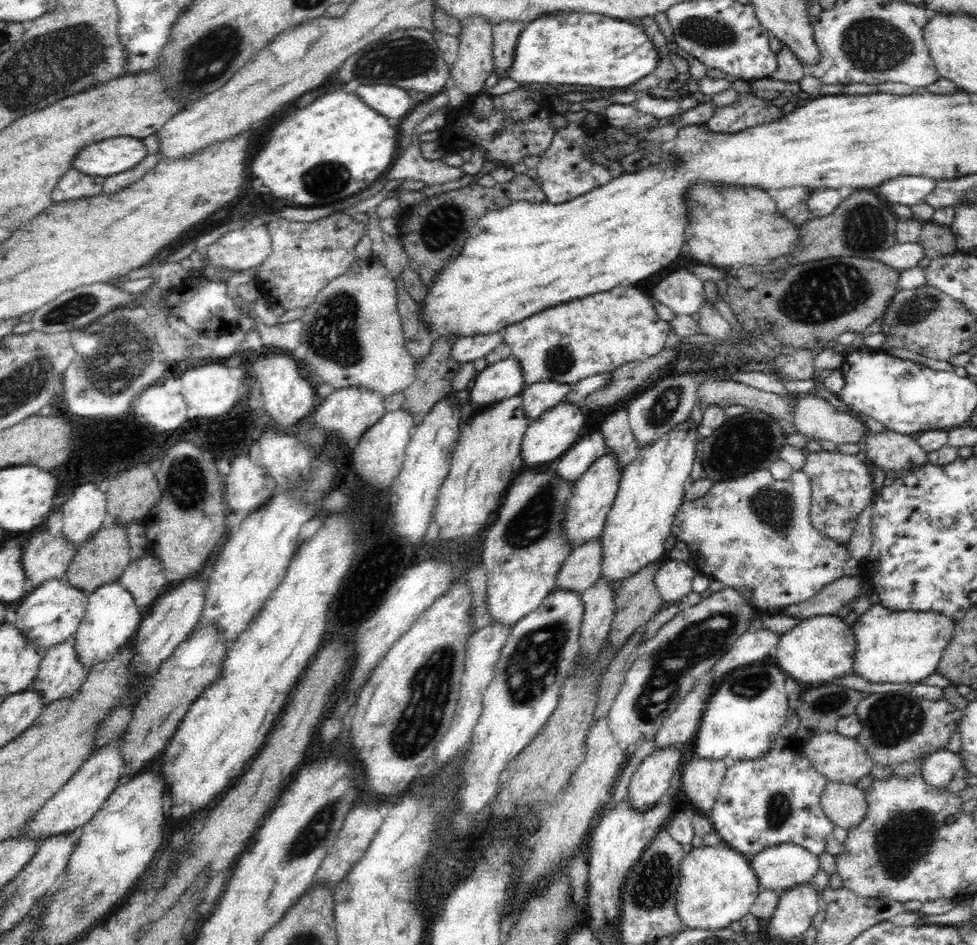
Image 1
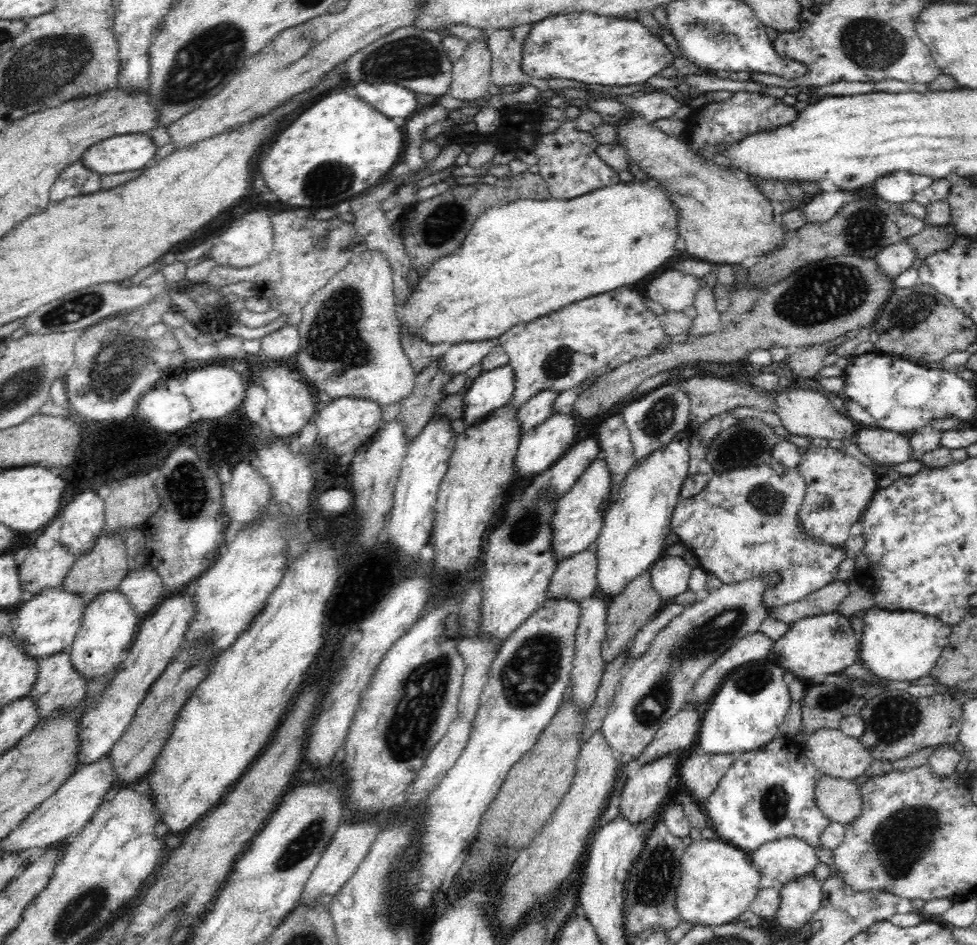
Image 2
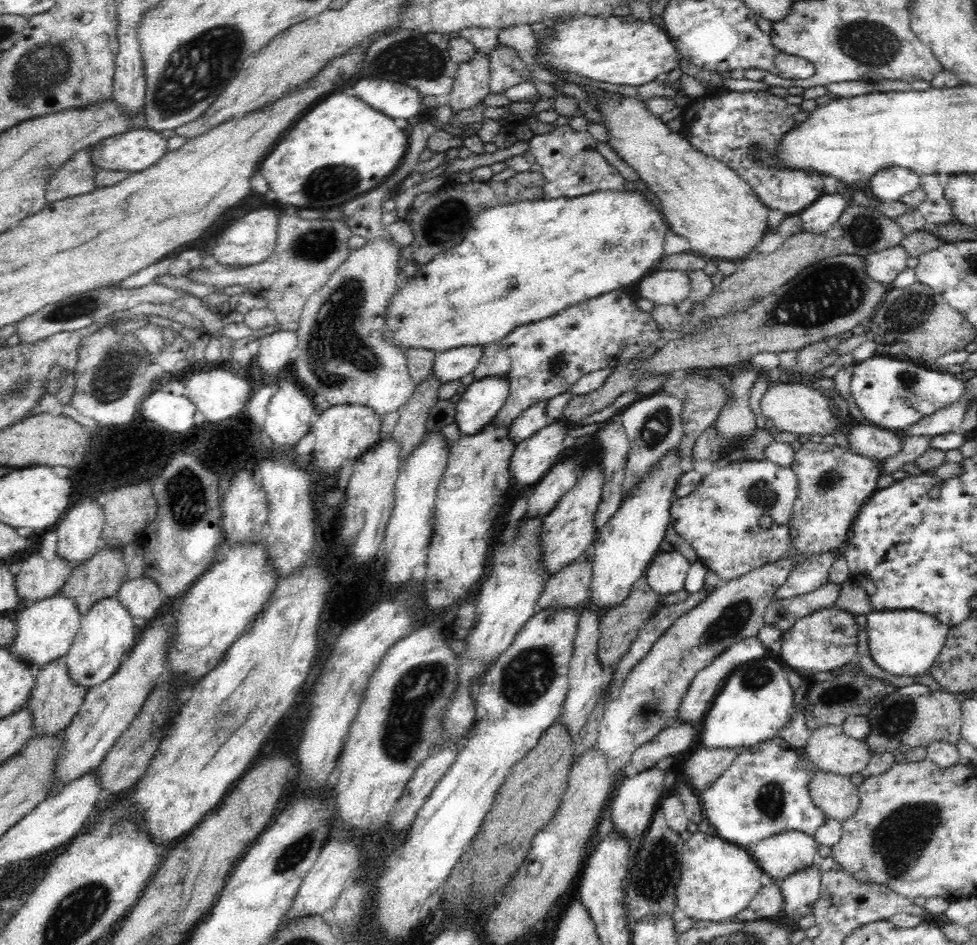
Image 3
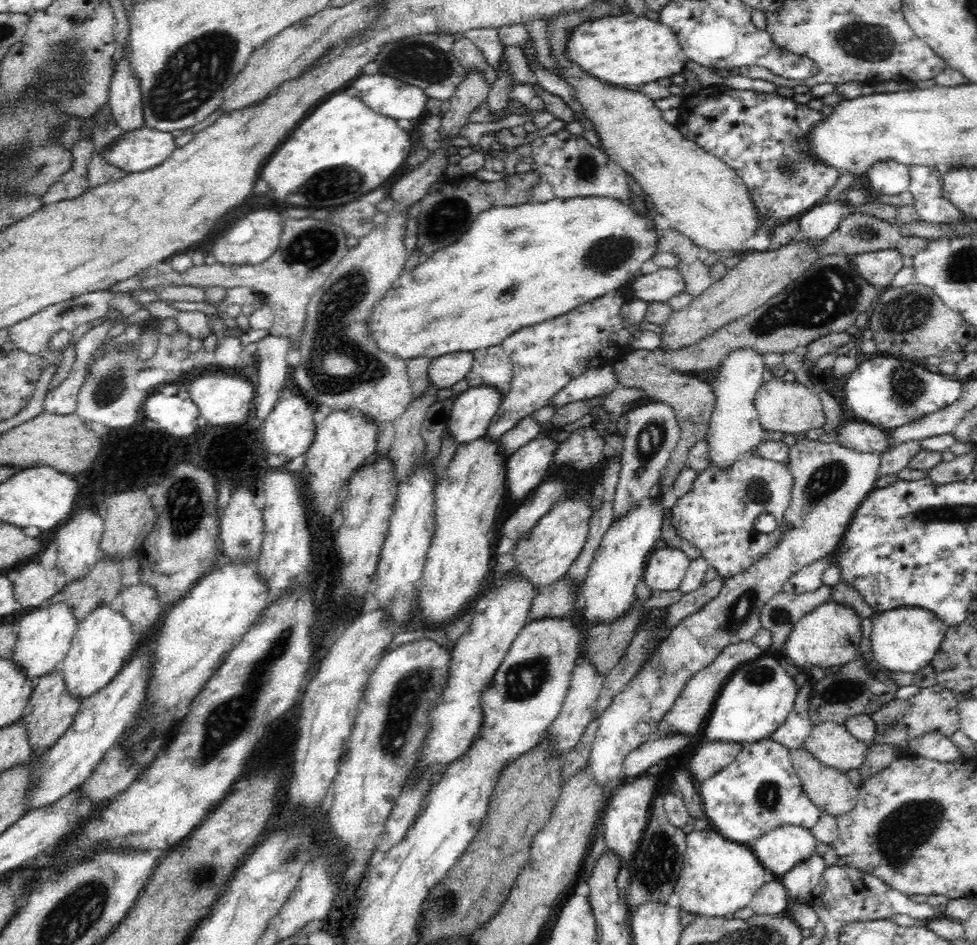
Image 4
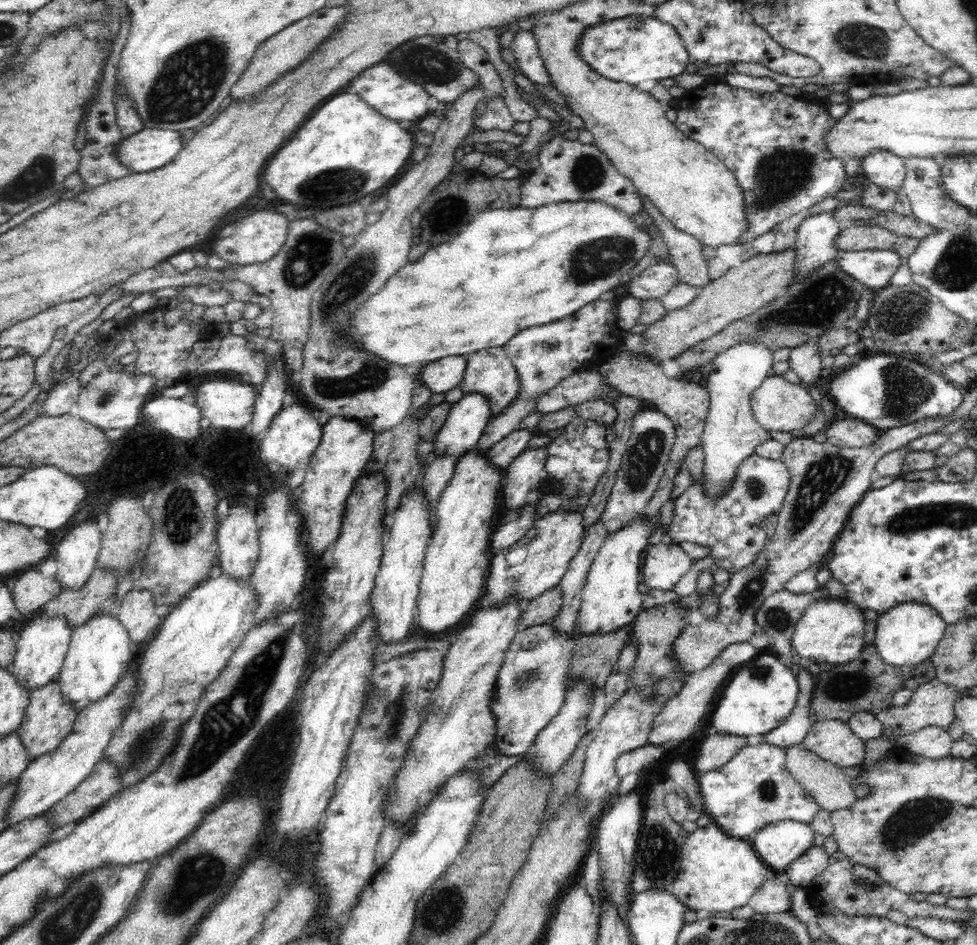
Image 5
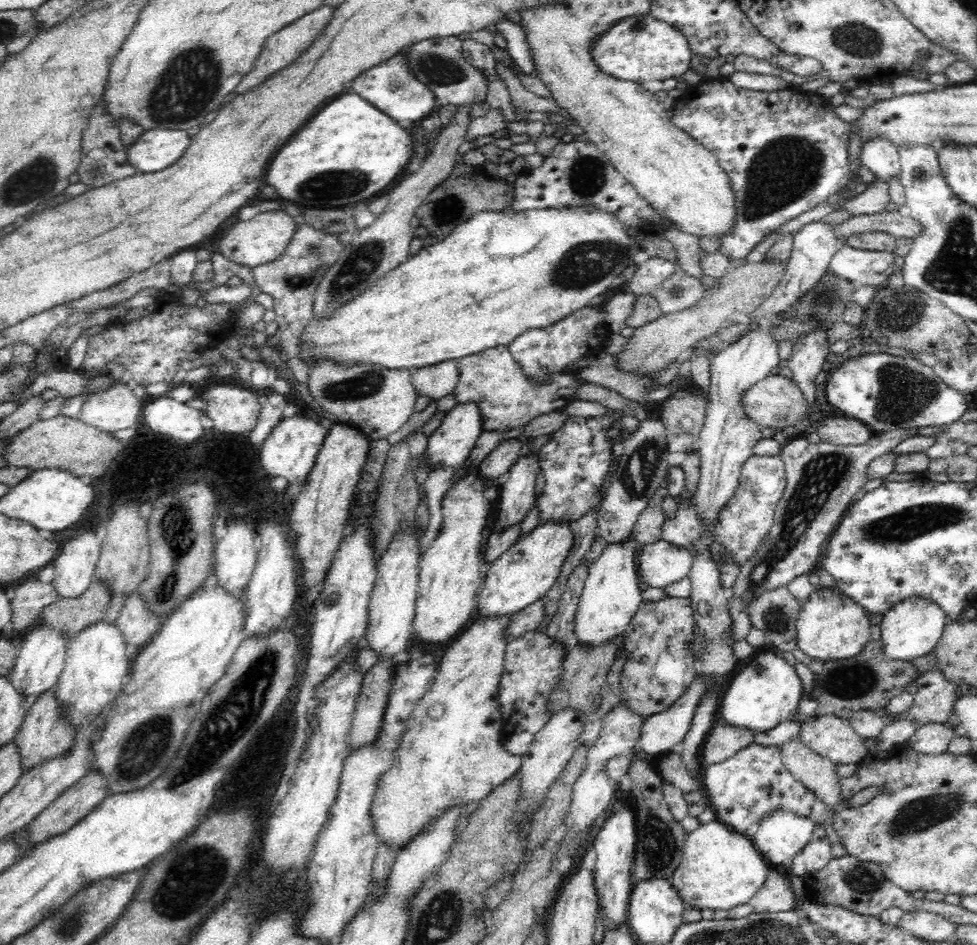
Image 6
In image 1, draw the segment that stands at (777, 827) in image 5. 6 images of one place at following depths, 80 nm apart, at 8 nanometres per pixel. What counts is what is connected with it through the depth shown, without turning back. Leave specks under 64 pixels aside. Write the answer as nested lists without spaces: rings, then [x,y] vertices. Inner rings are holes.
[[[788,842],[774,844],[749,857],[760,886],[782,892],[810,882],[819,870],[818,857]]]

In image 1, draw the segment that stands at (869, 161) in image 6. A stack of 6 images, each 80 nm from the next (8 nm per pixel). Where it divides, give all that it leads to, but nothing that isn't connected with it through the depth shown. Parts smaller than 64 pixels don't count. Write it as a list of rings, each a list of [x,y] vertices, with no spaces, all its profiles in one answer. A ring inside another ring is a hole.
[[[898,176],[878,186],[878,190],[888,203],[914,207],[915,204],[924,203],[923,199],[937,184],[932,178],[924,176]]]

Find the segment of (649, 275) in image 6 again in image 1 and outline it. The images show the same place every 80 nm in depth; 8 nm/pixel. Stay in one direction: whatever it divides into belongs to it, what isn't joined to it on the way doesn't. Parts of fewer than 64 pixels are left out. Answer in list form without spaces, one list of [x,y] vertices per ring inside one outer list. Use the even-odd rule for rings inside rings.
[[[678,270],[662,279],[652,290],[654,301],[665,304],[677,316],[691,315],[704,304],[704,281],[688,270]]]

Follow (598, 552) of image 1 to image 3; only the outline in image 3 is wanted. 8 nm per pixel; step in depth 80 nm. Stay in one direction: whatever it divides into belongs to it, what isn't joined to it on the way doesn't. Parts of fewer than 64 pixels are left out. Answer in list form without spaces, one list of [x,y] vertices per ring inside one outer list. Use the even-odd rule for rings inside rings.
[[[582,555],[575,558],[570,564],[564,565],[556,574],[548,576],[546,586],[536,602],[537,611],[543,608],[580,608],[586,604],[590,596],[590,584],[592,584],[592,564],[591,558],[588,559]]]

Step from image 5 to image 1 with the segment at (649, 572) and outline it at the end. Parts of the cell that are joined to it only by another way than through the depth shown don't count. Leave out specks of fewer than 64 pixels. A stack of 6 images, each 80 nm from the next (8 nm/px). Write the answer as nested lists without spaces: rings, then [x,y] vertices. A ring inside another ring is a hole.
[[[664,558],[654,578],[656,588],[666,604],[678,604],[682,596],[692,592],[692,578],[696,570],[682,560]]]

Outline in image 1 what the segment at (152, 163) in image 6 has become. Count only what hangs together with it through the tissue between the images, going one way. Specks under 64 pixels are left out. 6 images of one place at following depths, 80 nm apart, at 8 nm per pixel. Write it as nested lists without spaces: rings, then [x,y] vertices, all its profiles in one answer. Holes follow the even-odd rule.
[[[118,136],[83,148],[72,159],[71,168],[88,176],[112,176],[136,166],[146,156],[142,138]]]

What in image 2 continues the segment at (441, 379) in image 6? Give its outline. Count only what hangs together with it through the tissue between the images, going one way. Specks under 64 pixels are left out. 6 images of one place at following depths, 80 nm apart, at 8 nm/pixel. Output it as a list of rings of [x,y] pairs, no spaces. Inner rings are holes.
[[[498,339],[479,340],[478,342],[461,342],[453,344],[450,350],[438,360],[446,373],[455,376],[466,373],[471,366],[481,364],[487,353],[498,344]]]

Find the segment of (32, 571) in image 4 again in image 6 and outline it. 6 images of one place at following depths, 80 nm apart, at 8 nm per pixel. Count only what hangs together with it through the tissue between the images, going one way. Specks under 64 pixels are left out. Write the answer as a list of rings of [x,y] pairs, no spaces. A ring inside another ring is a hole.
[[[28,577],[14,586],[11,599],[13,636],[20,637],[30,627],[41,623],[45,606],[58,598],[53,583],[44,583],[36,577]]]

